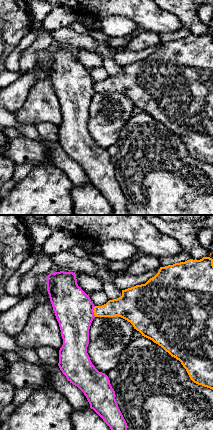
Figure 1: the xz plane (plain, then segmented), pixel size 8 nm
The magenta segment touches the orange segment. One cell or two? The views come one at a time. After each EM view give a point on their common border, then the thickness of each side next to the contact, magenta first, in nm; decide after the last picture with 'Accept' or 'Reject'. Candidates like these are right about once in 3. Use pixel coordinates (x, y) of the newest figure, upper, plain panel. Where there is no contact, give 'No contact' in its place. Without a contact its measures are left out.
Touches magenta at (92, 87). Thickness 320 nm (magenta) against 160 nm

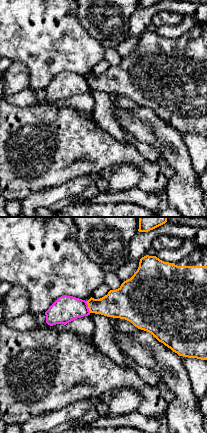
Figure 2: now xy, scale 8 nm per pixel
Touches magenta at (87, 83). Thickness 220 nm (magenta) against 220 nm

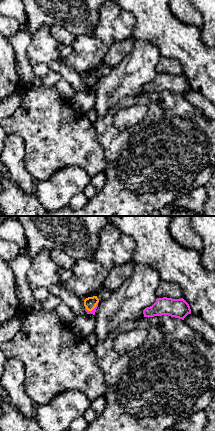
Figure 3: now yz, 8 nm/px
Touches magenta at (93, 85). Thickness 40 nm (magenta) against 100 nm

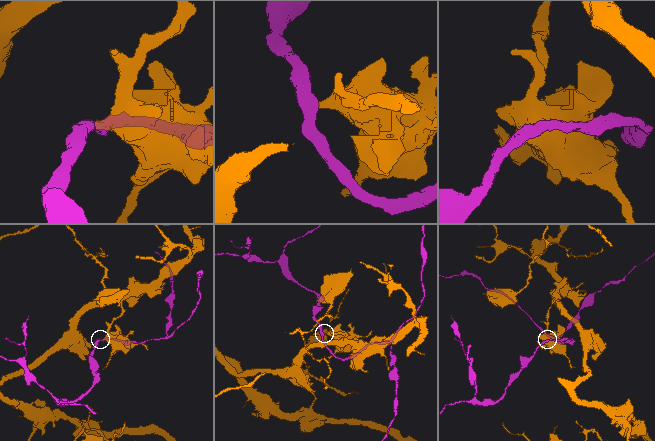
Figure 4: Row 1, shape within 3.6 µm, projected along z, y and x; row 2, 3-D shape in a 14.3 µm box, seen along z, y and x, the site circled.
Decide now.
Reject

